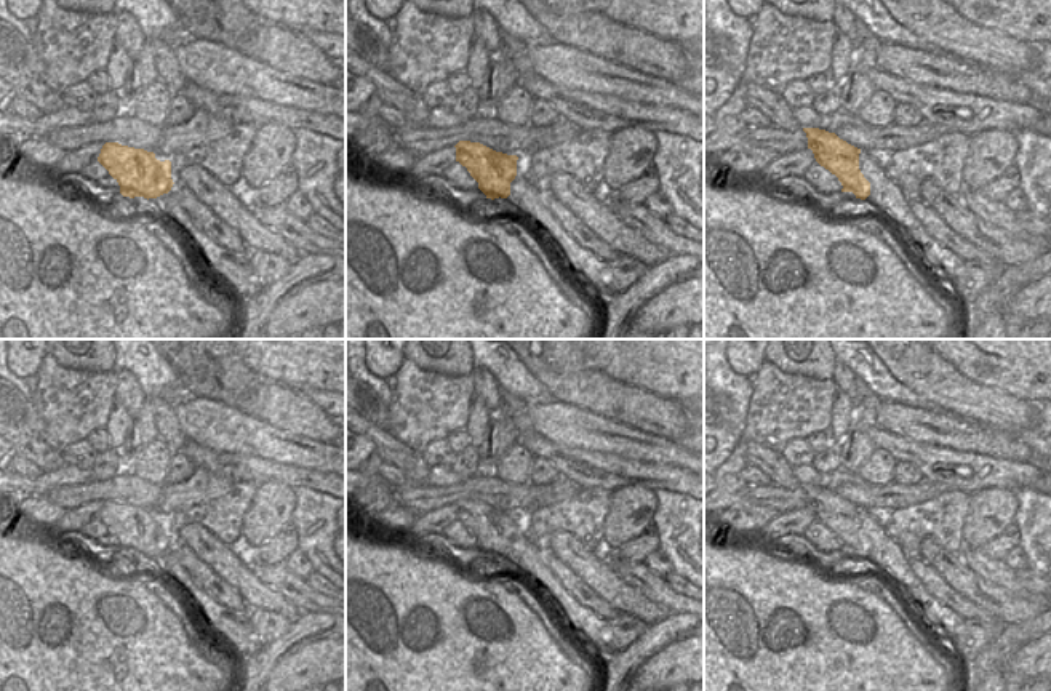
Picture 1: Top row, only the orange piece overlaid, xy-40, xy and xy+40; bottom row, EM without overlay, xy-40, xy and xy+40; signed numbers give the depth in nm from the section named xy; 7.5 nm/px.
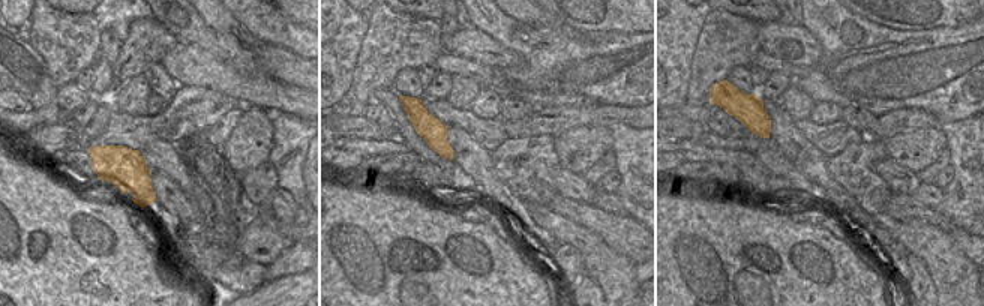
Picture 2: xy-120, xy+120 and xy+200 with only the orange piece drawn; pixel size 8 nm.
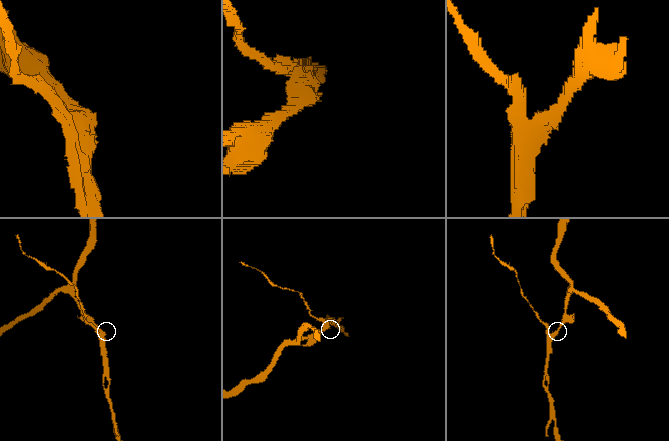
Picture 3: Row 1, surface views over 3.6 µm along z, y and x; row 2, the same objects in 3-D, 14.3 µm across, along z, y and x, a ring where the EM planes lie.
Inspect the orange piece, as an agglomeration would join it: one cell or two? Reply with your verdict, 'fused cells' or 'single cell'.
fused cells

